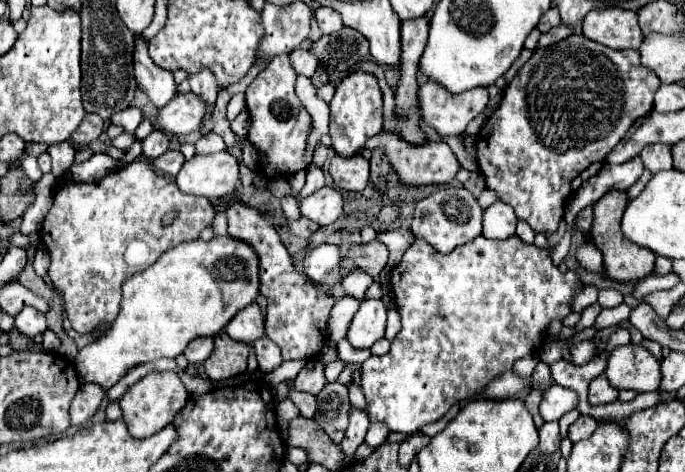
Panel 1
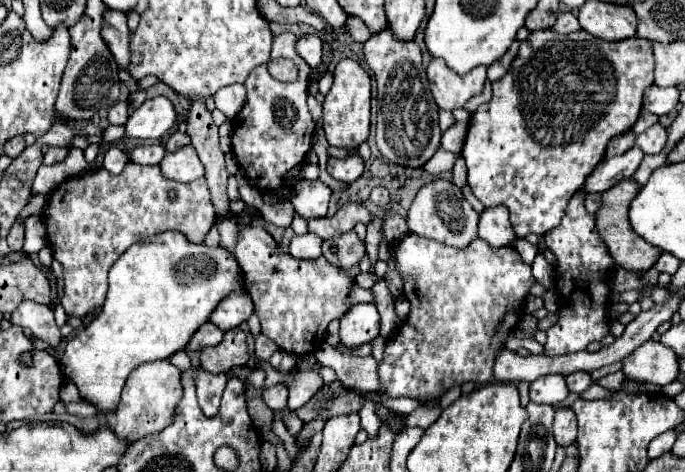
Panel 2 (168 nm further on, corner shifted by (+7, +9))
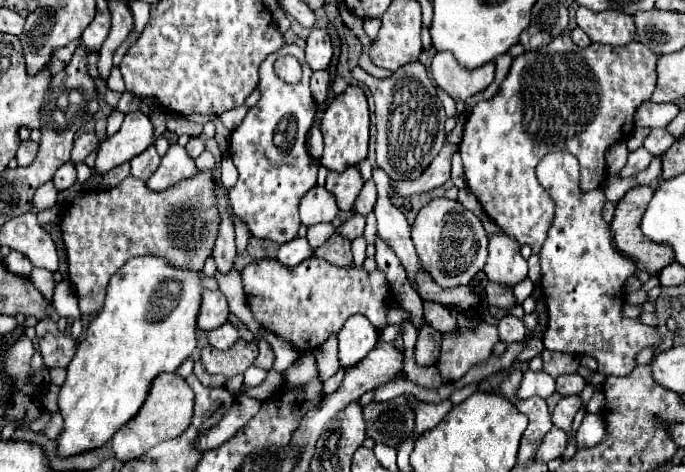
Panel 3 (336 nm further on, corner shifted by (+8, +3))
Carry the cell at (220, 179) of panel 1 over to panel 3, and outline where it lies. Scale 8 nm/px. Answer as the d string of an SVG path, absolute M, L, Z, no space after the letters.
M172 144L162 158L160 168L152 174L152 178L146 182L152 190L166 190L170 186L176 186L192 176L198 174L198 168L192 158L188 158L186 150L178 144Z

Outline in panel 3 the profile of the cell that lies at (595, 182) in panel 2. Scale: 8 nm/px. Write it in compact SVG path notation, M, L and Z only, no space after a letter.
M638 148L638 150L630 152L626 166L624 166L618 174L610 174L610 176L616 176L616 178L628 178L628 176L634 176L634 174L638 174L640 170L644 170L644 168L648 166L650 160L652 160L652 154L648 154L644 148Z

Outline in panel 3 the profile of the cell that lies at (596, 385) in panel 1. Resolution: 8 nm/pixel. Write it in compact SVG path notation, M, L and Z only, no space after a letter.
M564 374L556 378L556 392L560 396L572 396L572 394L580 394L586 386L586 380L580 374Z

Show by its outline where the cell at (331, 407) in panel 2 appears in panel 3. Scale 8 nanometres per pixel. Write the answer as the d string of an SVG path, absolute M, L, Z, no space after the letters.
M398 396L390 402L370 402L362 408L362 414L368 436L374 438L374 442L394 448L398 448L416 426L416 416L406 396Z

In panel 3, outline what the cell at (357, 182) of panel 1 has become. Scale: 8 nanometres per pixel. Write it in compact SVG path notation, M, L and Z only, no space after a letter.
M350 166L344 172L328 172L326 178L326 188L328 192L332 192L336 196L338 208L340 210L352 210L352 204L356 200L356 196L362 190L362 176L358 172L358 168Z

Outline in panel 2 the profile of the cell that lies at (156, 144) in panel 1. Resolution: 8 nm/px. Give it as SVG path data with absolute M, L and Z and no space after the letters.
M155 144L137 146L131 150L131 162L141 164L141 166L157 166L157 164L161 164L163 156L165 156L165 148L155 146Z

